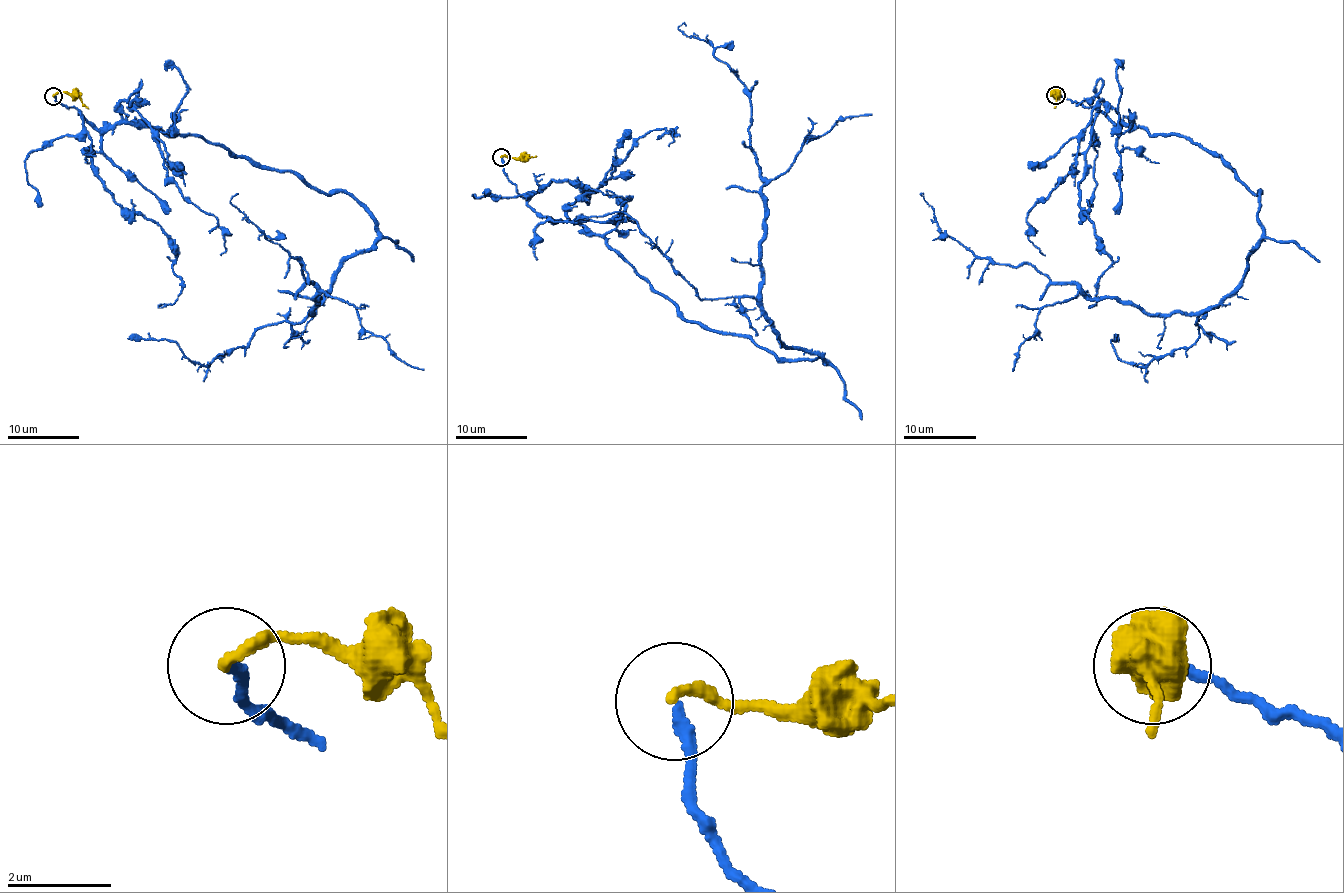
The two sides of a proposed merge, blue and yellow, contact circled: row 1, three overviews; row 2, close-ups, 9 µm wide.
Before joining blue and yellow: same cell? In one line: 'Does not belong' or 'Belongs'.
Belongs

